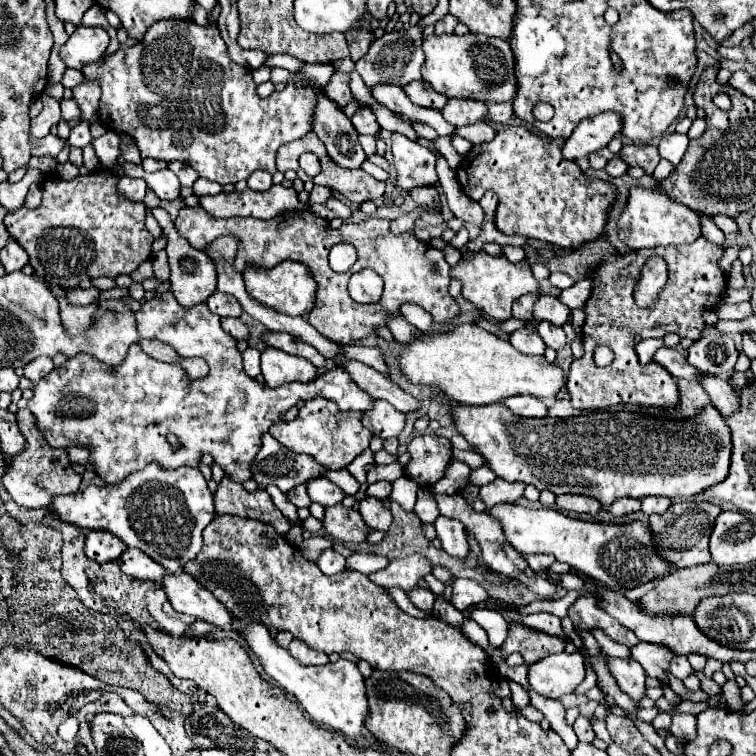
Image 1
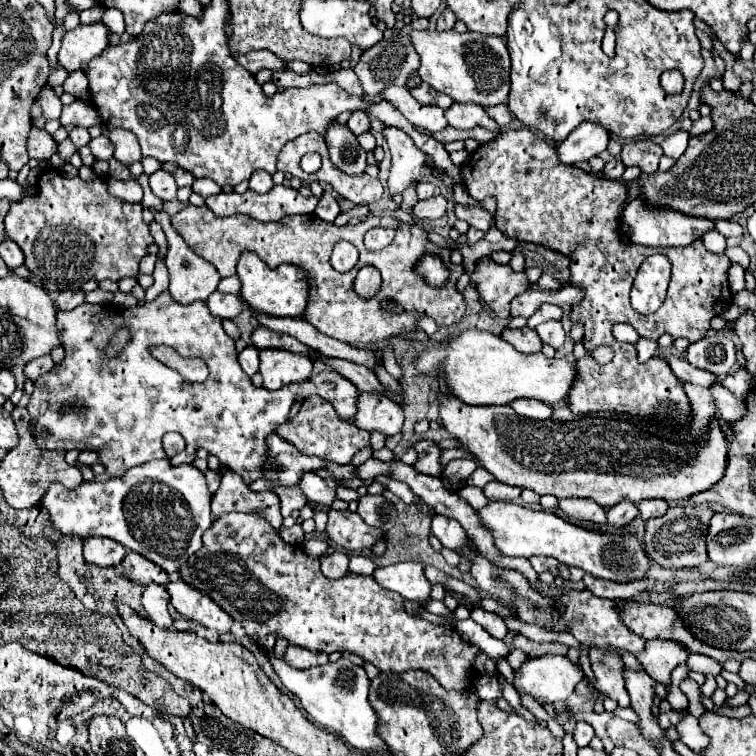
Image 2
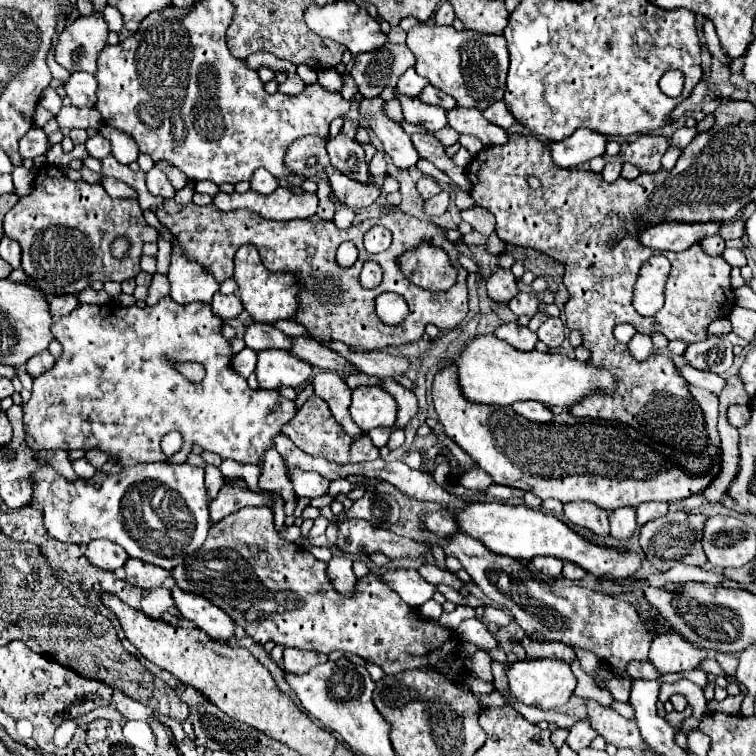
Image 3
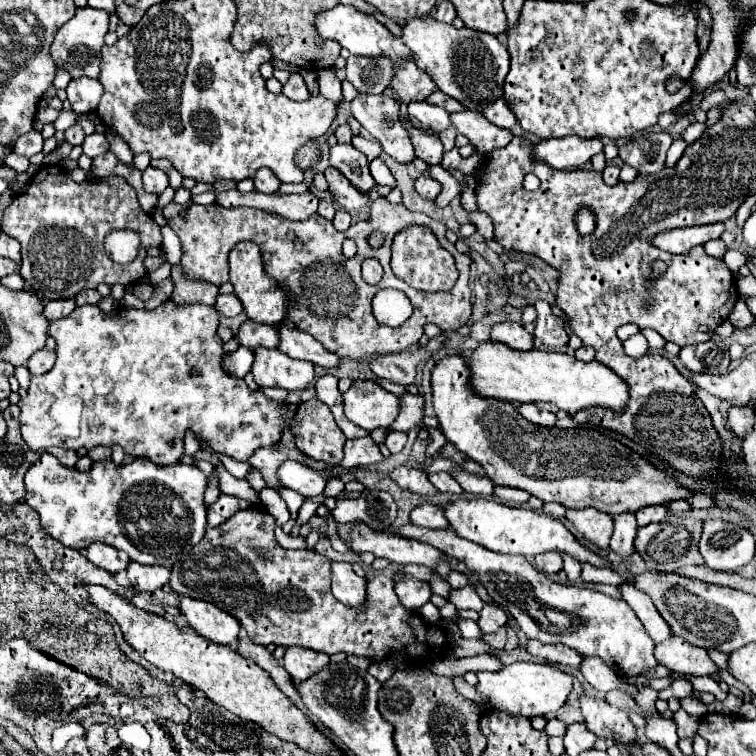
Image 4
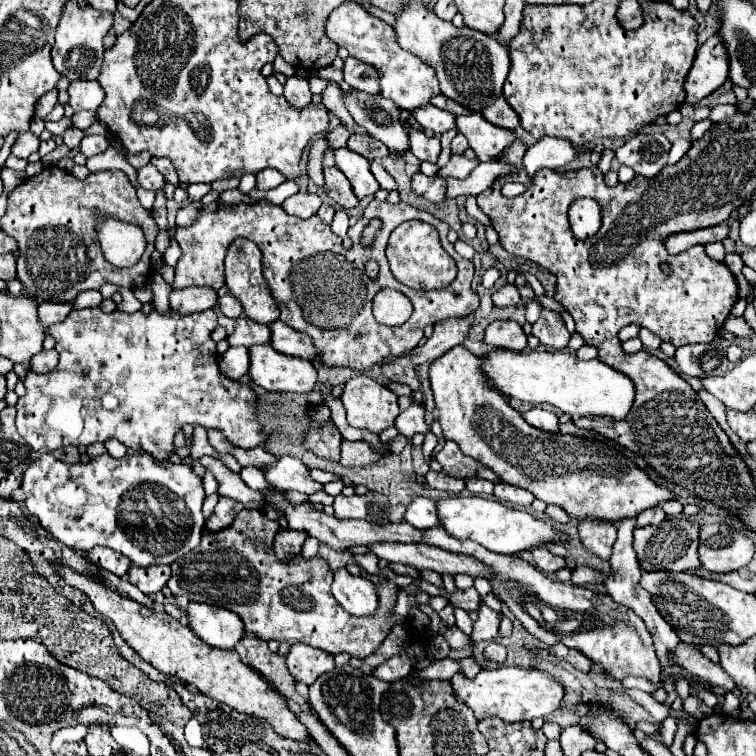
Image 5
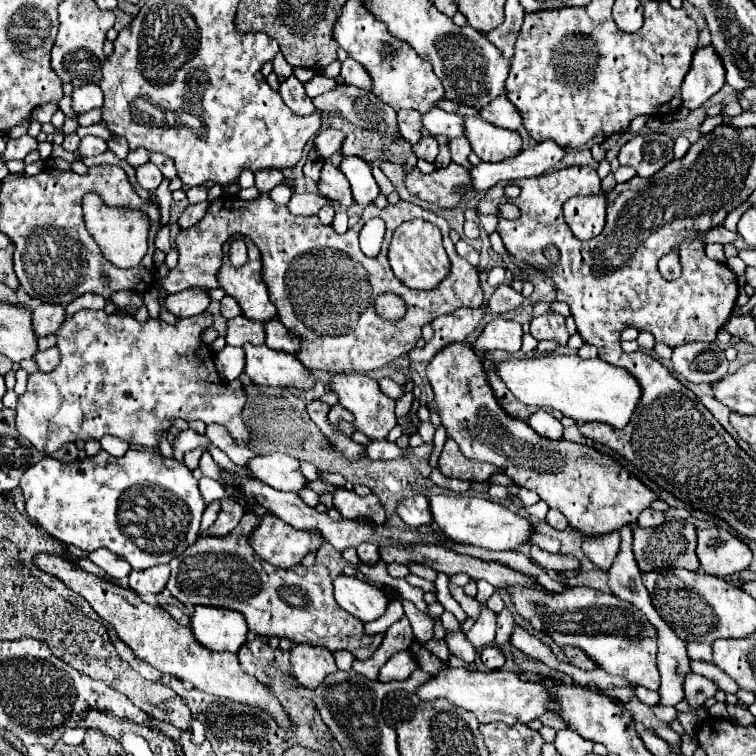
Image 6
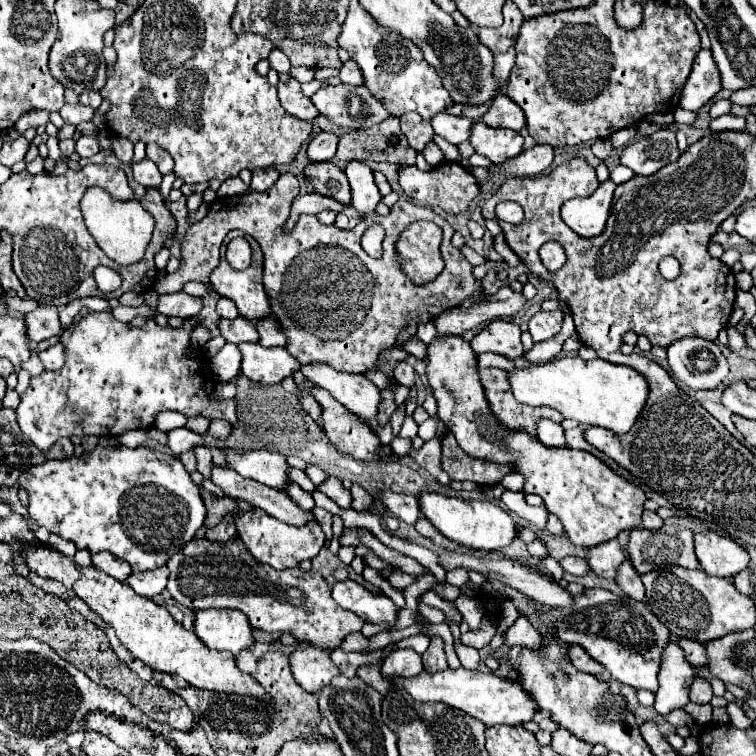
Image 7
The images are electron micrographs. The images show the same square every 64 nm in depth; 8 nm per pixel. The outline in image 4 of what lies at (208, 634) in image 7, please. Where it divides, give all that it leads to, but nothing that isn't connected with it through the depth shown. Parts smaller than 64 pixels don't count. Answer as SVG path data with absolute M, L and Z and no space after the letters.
M182 596L180 612L188 618L190 628L194 628L200 636L204 636L210 642L226 646L238 640L240 622L232 614L220 610L210 602Z

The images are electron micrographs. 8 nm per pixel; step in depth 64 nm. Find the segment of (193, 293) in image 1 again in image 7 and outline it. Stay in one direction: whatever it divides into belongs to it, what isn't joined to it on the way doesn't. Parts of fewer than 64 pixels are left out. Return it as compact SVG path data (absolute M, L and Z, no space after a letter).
M172 292L172 294L162 294L158 298L158 312L164 316L180 316L180 318L192 318L200 312L202 300L194 298L186 292Z

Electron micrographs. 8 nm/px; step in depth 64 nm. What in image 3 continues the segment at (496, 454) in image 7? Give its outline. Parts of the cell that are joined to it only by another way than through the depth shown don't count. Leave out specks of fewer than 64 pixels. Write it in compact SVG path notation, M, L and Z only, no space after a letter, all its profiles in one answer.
M448 364L438 370L432 384L432 400L438 414L438 422L444 426L444 434L454 440L470 458L492 476L496 484L520 488L526 492L536 494L542 500L556 498L562 504L568 502L592 502L606 512L614 512L616 508L630 506L638 508L644 502L676 502L688 496L700 494L718 472L718 462L714 462L712 474L706 476L688 476L680 466L670 464L650 446L630 436L630 430L616 422L602 422L602 420L582 420L576 424L540 424L530 422L514 412L512 406L508 408L492 408L490 404L472 404L464 400L460 392L460 384L456 384L456 364Z

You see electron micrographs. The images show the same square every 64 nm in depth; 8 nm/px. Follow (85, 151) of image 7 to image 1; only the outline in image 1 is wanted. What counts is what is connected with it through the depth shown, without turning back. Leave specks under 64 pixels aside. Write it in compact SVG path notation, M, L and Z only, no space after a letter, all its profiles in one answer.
M108 130L104 136L92 140L94 152L98 156L98 160L106 166L112 168L118 162L118 146L120 146L120 138L114 130Z

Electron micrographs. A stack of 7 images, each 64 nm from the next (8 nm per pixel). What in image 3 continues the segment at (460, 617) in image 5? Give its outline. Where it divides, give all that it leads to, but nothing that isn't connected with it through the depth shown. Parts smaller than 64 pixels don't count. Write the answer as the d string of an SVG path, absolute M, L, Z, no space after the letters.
M464 620L460 624L460 628L456 630L458 638L460 640L466 640L466 642L472 642L472 644L478 644L482 648L496 648L496 640L492 638L492 634L488 632L488 628L480 622L480 620Z

